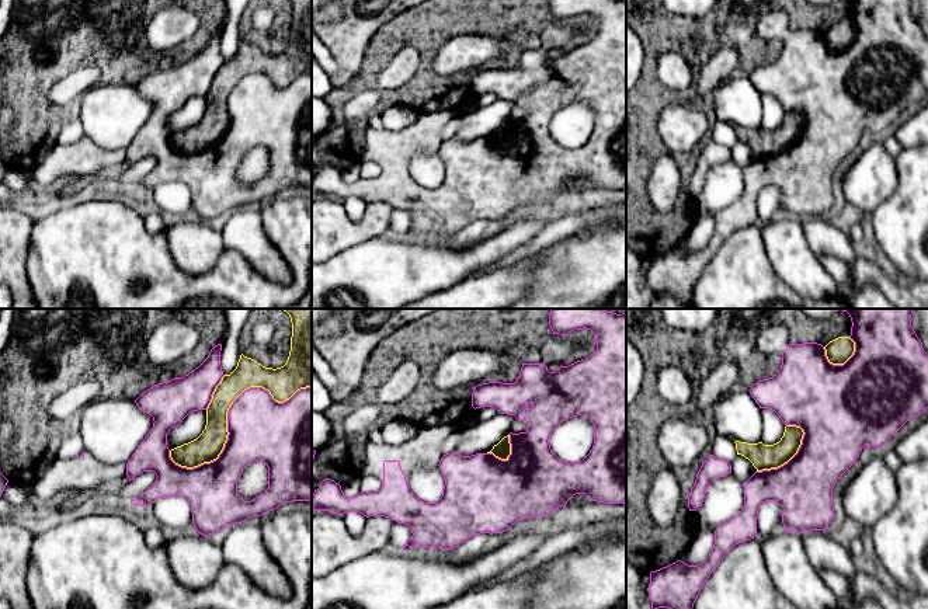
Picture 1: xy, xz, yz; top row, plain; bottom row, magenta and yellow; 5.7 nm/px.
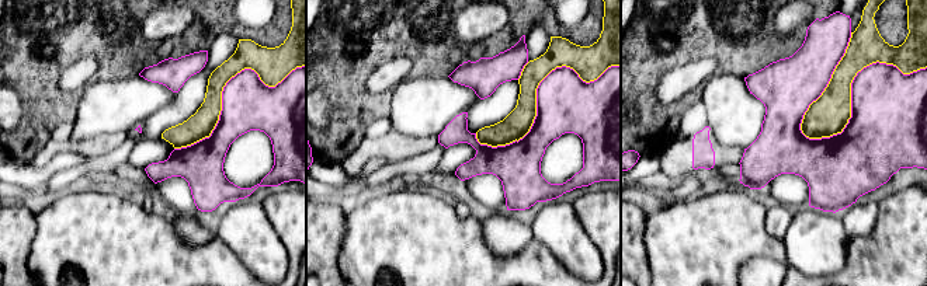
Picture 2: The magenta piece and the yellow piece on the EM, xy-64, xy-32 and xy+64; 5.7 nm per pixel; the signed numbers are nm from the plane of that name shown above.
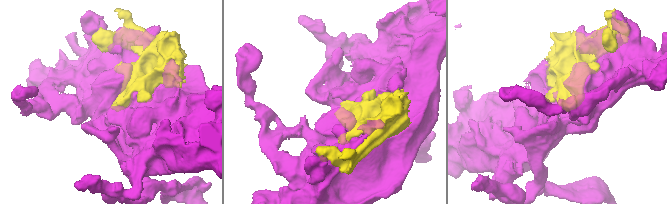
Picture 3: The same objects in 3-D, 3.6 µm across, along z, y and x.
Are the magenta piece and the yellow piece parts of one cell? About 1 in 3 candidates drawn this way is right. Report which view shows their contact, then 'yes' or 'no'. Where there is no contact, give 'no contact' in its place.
contact in xy; no

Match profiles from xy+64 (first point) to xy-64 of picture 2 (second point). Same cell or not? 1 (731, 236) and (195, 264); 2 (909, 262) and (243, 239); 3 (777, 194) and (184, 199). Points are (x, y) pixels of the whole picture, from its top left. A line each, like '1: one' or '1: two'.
1: one
2: two
3: one

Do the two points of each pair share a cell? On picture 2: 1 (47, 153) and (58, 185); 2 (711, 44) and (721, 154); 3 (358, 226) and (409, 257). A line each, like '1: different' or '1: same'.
1: different
2: different
3: same

